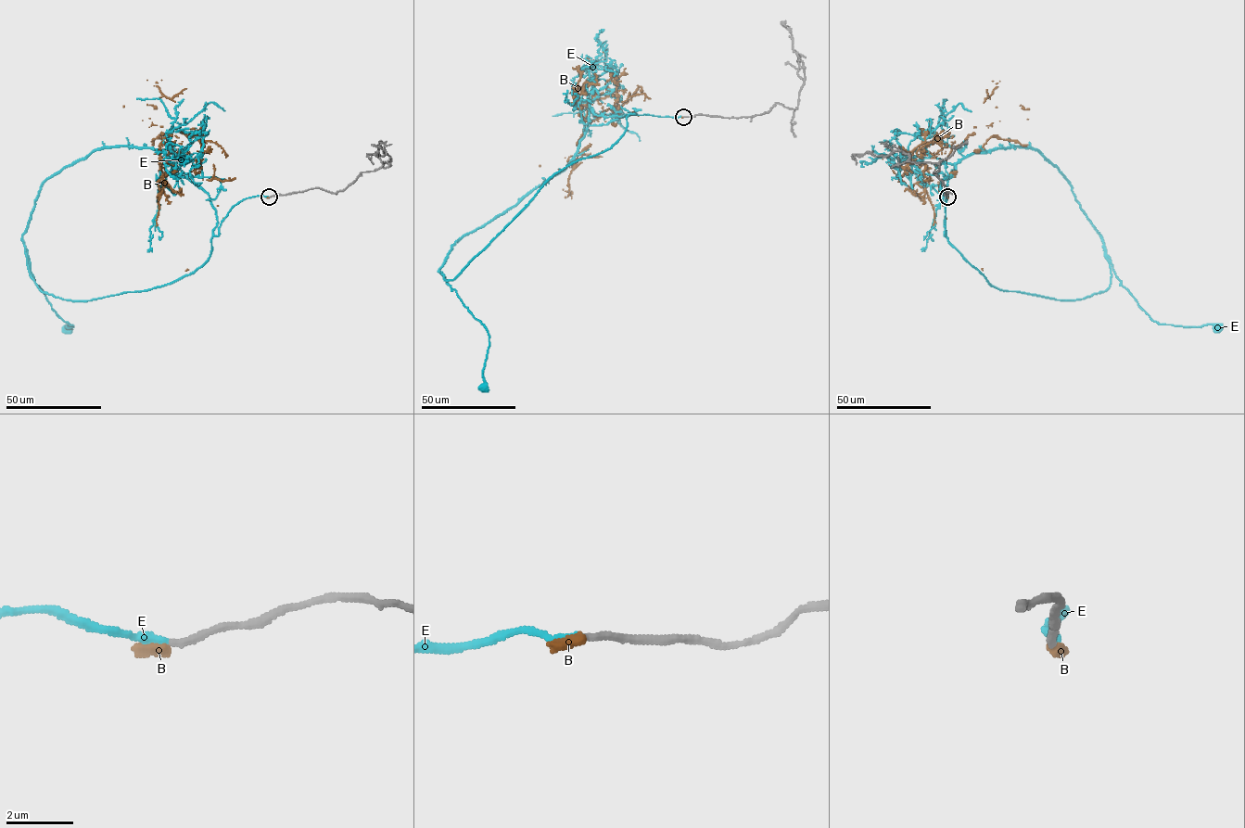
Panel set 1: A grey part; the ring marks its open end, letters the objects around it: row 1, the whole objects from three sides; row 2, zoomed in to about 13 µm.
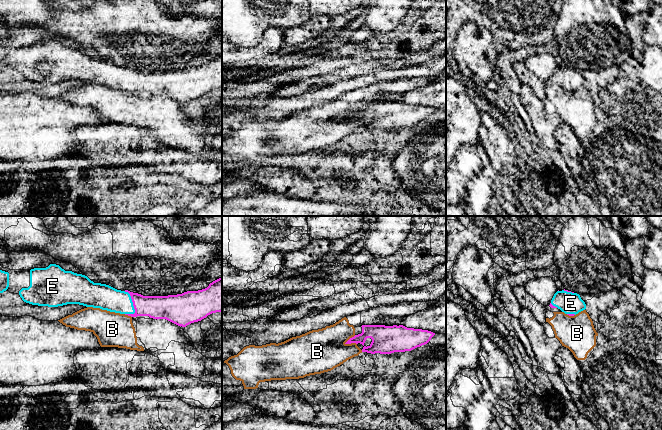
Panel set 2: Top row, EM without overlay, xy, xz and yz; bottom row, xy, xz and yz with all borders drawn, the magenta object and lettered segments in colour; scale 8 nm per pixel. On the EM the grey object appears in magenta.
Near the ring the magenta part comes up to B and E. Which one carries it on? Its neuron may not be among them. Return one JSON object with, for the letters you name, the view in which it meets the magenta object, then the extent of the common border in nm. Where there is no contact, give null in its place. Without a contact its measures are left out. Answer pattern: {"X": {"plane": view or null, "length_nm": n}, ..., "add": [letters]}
{"E": {"plane": "xy", "length_nm": 200}, "add": ["E"]}

